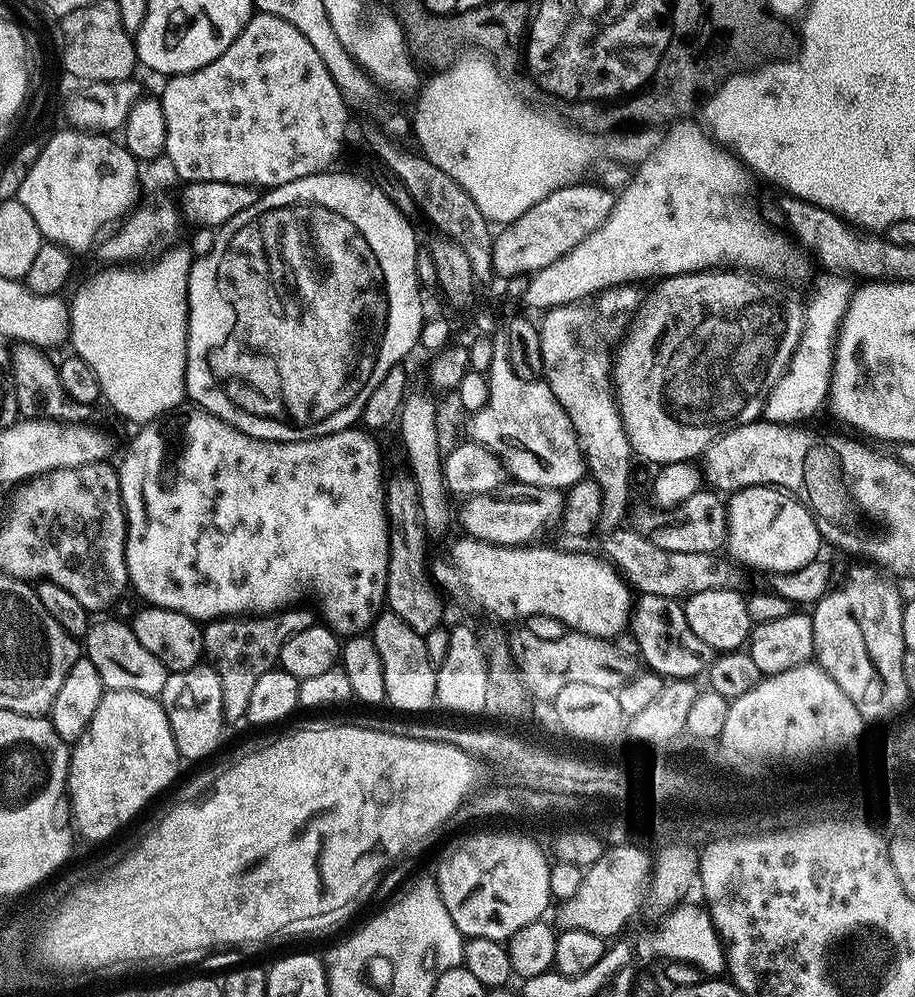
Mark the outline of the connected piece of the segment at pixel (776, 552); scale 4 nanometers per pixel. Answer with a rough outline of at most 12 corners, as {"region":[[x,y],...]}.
{"region":[[749,486],[727,497],[727,555],[783,574],[817,559],[815,516]]}

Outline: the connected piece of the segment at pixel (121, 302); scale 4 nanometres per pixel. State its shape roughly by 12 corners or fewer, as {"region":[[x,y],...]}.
{"region":[[194,252],[108,266],[70,348],[143,426],[181,407]]}

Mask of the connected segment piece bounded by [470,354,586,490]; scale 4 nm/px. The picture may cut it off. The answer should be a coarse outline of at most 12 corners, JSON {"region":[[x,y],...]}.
{"region":[[497,354],[488,403],[470,420],[497,452],[520,440],[538,456],[533,488],[585,479],[584,450],[543,379],[522,380]]}

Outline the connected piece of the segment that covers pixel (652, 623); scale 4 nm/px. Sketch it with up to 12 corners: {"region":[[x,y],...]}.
{"region":[[642,594],[630,620],[640,656],[672,679],[716,657],[673,597]]}

